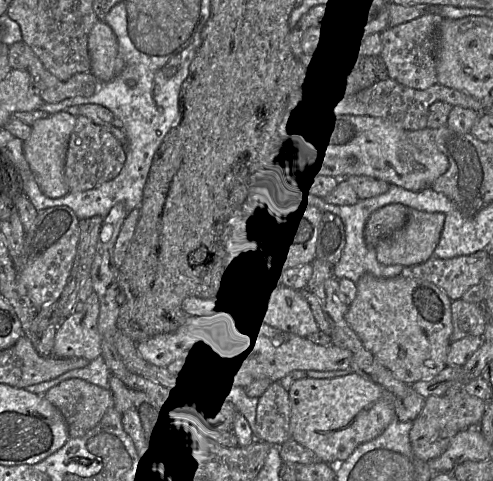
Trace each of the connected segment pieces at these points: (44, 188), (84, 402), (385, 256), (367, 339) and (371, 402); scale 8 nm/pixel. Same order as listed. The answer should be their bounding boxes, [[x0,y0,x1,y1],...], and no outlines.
[[23,111,76,198],[44,378,114,438],[377,209,444,267],[345,273,452,384],[287,372,395,465]]

